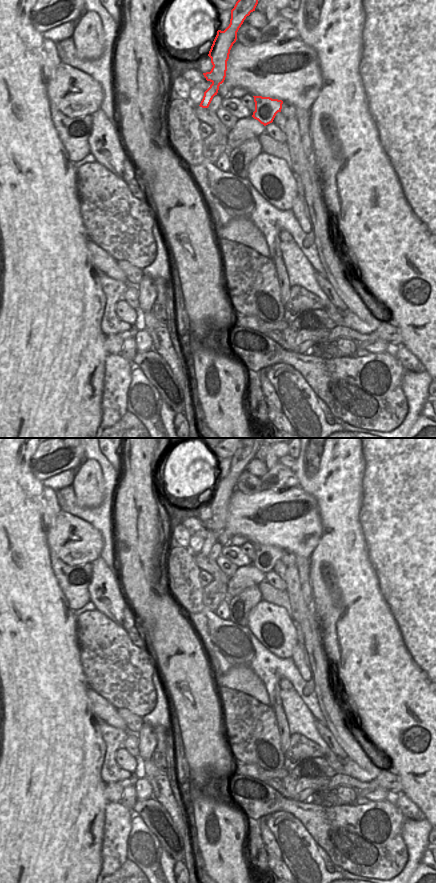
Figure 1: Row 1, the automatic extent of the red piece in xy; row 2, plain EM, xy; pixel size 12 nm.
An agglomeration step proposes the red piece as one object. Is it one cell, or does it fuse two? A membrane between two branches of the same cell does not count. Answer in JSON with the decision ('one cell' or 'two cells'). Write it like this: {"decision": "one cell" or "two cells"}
{"decision": "two cells"}

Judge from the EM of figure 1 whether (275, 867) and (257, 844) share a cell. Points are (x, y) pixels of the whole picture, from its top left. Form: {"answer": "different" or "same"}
{"answer": "same"}

